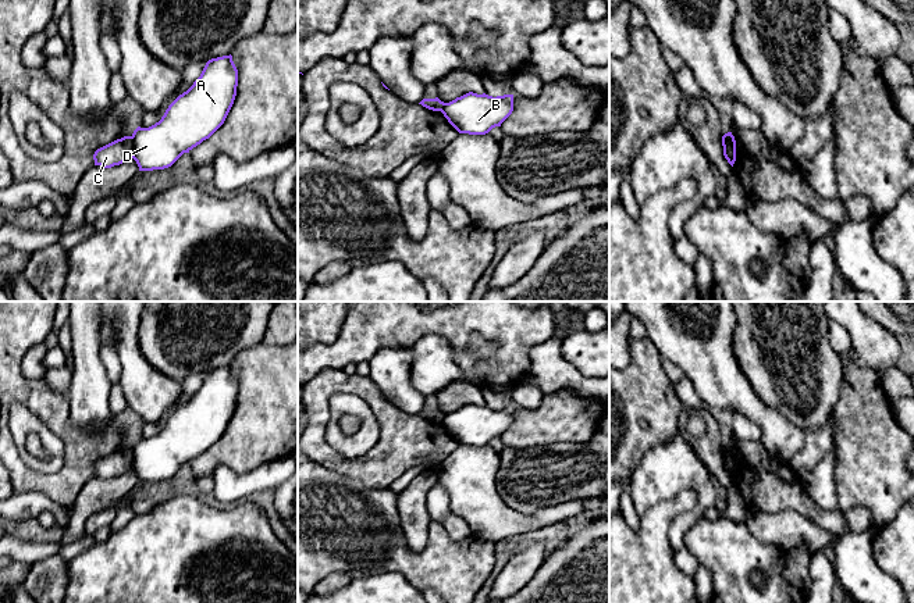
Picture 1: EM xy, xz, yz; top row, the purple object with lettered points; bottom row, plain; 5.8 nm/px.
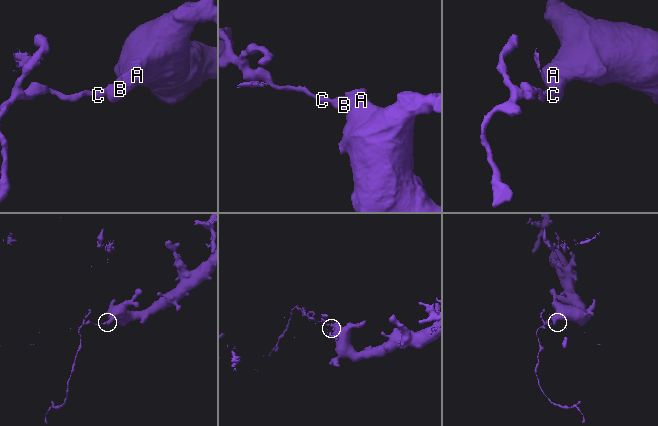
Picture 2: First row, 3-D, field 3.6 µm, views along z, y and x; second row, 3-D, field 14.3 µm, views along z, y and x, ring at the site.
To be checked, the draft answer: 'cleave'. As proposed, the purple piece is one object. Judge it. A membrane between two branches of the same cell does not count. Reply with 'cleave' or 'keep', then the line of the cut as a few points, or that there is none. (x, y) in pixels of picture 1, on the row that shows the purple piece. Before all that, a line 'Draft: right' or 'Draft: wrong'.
Draft: right
cleave; cut in xy along (130, 136), (131, 156)

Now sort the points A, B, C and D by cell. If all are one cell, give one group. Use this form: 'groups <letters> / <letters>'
groups A B D / C

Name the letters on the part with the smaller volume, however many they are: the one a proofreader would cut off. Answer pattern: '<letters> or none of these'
C

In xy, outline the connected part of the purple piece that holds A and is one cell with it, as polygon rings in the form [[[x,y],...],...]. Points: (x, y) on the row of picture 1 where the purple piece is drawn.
[[[231,54],[209,60],[200,76],[168,106],[159,122],[149,128],[138,126],[134,131],[131,157],[136,161],[139,171],[168,168],[184,153],[189,153],[209,139],[224,124],[234,104],[236,86],[238,69]]]

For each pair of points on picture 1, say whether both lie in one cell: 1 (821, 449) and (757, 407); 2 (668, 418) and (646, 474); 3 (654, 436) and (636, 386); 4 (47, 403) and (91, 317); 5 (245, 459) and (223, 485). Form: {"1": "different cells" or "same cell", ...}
{"1": "different cells", "2": "different cells", "3": "same cell", "4": "different cells", "5": "different cells"}

